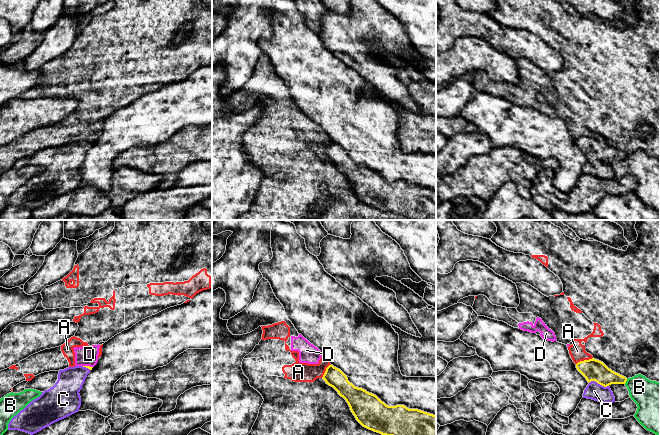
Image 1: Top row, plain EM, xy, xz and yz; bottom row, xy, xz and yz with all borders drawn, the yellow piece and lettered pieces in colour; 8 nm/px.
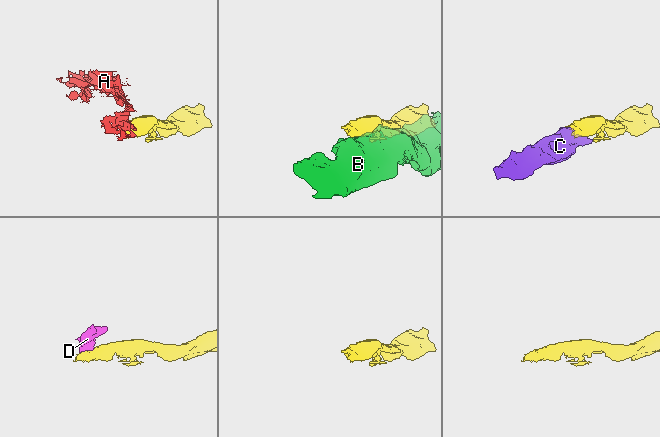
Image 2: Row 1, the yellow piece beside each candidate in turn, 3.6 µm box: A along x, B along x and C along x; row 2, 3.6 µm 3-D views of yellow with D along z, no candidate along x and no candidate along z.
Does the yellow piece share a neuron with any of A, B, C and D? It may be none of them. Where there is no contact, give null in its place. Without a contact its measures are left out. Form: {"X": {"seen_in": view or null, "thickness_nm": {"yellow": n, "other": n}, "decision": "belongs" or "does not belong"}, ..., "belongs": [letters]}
{"A": {"seen_in": "yz", "thickness_nm": {"yellow": 180, "other": 130}, "decision": "does not belong"}, "B": {"seen_in": "yz", "thickness_nm": {"yellow": 170, "other": 260}, "decision": "does not belong"}, "C": {"seen_in": "yz", "thickness_nm": {"yellow": 180, "other": 140}, "decision": "belongs"}, "D": {"seen_in": "xy", "thickness_nm": {"yellow": 20, "other": 160}, "decision": "does not belong"}, "belongs": ["C"]}

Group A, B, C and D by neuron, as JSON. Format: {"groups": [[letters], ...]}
{"groups": [["A", "D"], ["B"], ["C"]]}

